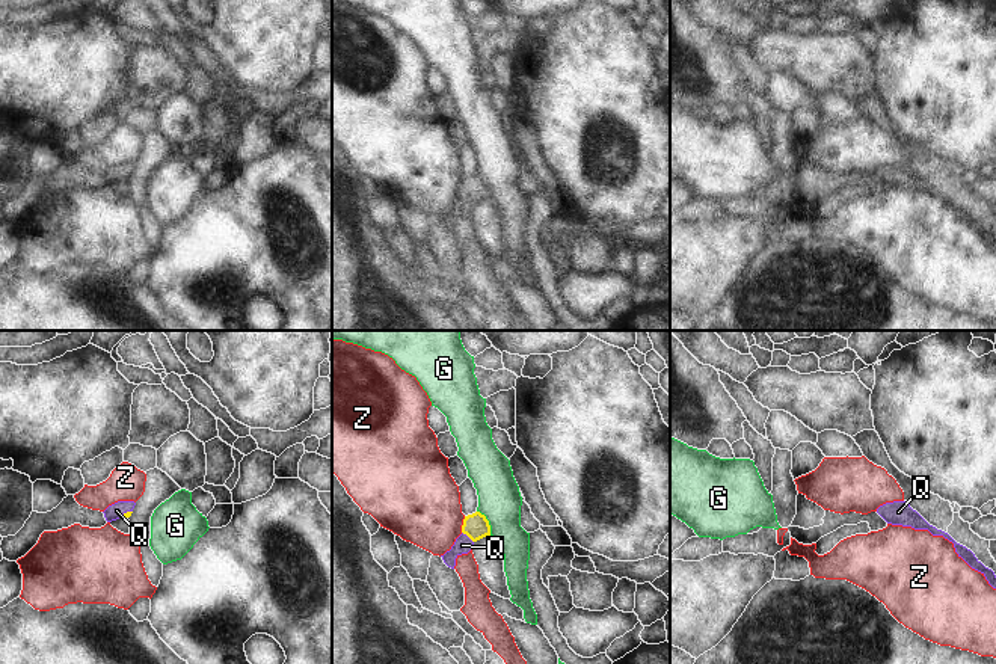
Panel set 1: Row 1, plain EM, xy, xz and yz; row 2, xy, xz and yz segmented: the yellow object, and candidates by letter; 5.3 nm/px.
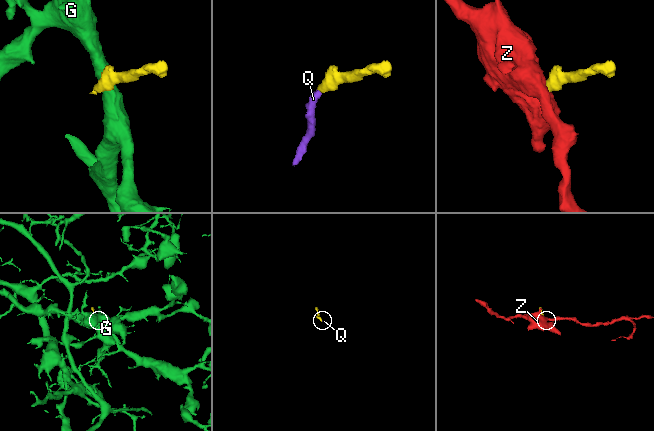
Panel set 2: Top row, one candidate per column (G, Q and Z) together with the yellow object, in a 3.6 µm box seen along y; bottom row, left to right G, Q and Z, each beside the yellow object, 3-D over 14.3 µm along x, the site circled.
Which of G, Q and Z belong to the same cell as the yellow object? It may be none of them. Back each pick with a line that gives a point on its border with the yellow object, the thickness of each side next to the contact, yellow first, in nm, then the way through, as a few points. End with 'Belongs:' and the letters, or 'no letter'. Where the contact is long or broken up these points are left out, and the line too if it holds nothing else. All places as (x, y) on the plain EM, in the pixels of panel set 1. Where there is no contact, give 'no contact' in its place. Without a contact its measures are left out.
Q: meets yellow in xz at (468, 198); 140 nm thick on the yellow side, 90 nm on the other; runs through xz (476, 187), (468, 198), (462, 207)
Belongs: Q

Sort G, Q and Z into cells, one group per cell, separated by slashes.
G / Q / Z

